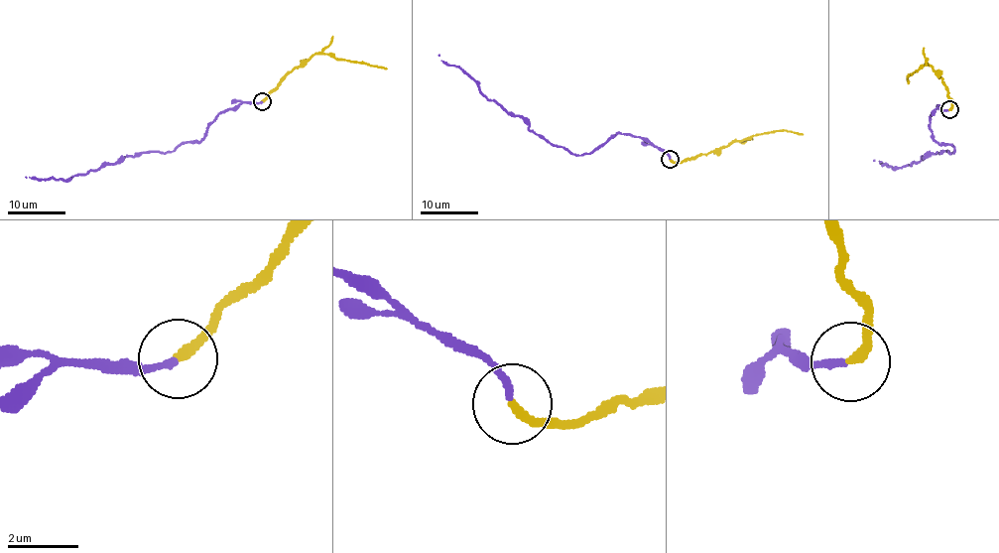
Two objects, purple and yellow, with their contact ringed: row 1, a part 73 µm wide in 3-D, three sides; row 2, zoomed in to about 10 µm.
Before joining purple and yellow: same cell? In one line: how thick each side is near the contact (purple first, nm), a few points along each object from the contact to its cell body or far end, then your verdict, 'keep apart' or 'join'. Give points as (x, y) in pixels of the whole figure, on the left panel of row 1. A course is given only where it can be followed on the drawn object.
200/280 nm | purple via (262, 102), (241, 102), (218, 115), (199, 142), (181, 142), (169, 151), (139, 152), (69, 179), (25, 176) | yellow via (262, 102), (286, 75), (316, 53), (386, 69) | keep apart

